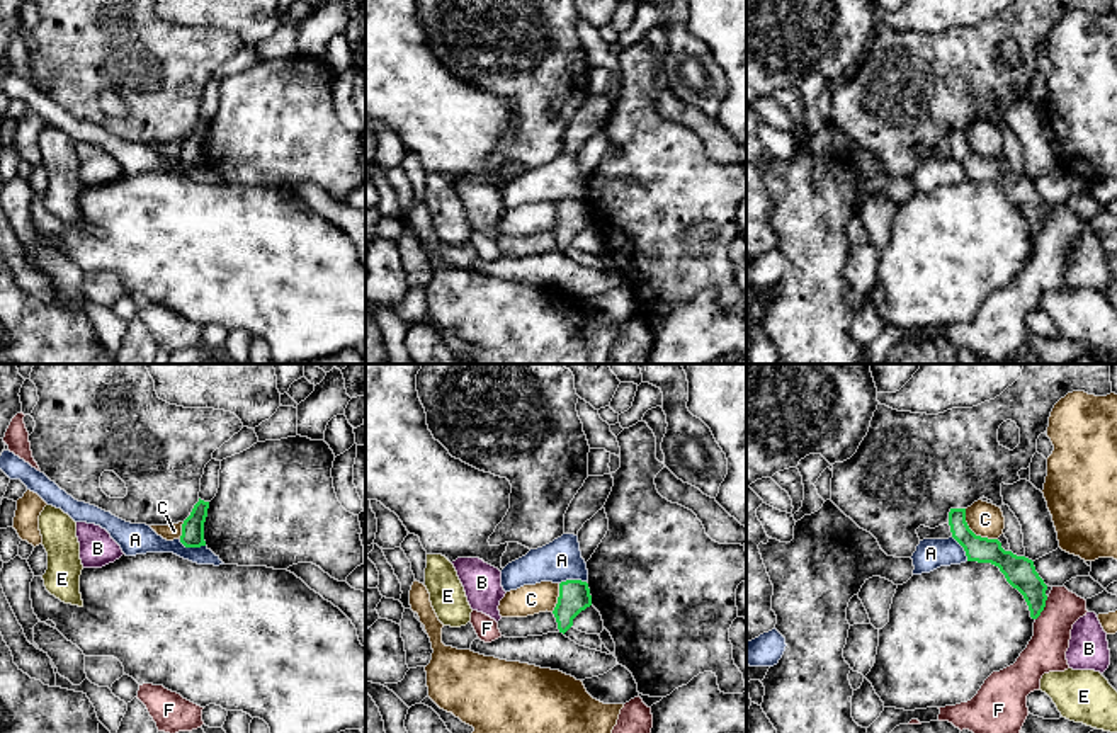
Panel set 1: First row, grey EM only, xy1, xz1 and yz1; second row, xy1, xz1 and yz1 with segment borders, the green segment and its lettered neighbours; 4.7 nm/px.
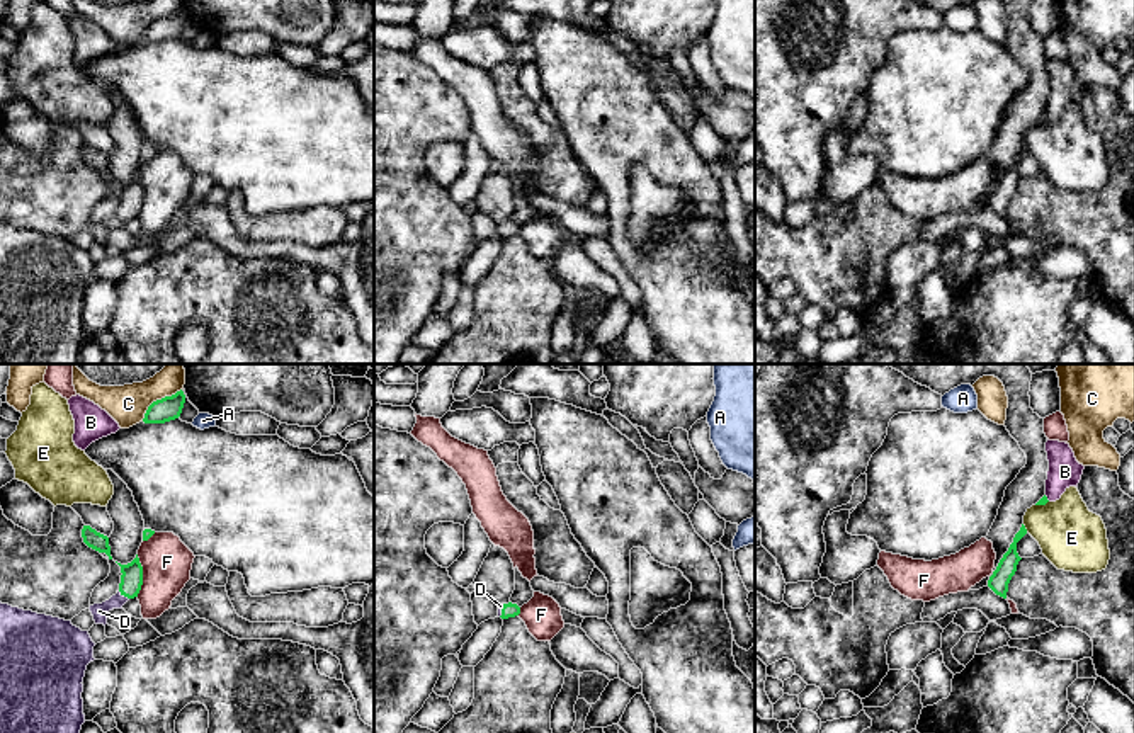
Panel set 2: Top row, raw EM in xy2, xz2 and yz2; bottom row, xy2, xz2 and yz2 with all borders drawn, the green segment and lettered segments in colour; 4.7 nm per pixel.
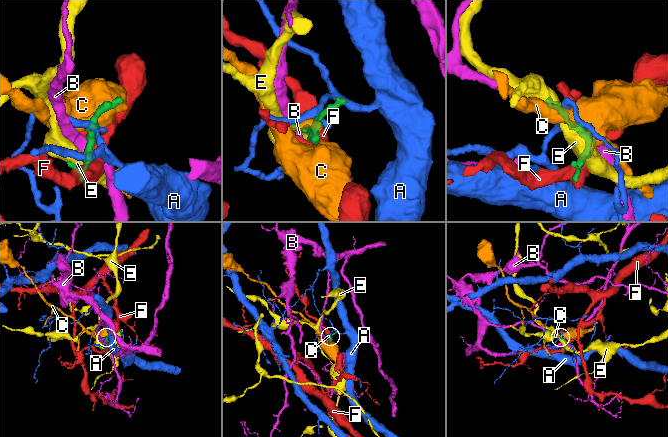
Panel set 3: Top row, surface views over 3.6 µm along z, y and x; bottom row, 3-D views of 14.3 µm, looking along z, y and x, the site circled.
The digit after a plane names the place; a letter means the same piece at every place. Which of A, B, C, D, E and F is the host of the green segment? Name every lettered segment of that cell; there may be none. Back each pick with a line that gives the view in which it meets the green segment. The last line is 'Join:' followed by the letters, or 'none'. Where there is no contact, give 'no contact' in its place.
D: xy2
Join: D

